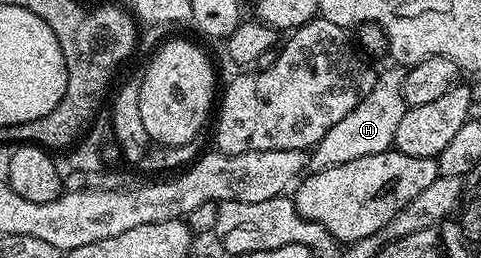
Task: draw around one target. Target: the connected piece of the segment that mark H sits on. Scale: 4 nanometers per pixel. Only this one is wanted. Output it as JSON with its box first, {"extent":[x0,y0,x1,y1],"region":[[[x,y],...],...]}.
{"extent":[308,71,407,172],"region":[[[390,71],[387,75],[379,74],[374,81],[372,93],[364,97],[344,117],[344,121],[336,121],[328,133],[319,141],[308,155],[308,167],[311,172],[323,171],[326,167],[344,165],[348,161],[356,161],[356,157],[368,157],[372,153],[384,153],[394,146],[396,128],[400,126],[400,117],[406,112],[407,106],[402,101],[403,72]]]}

